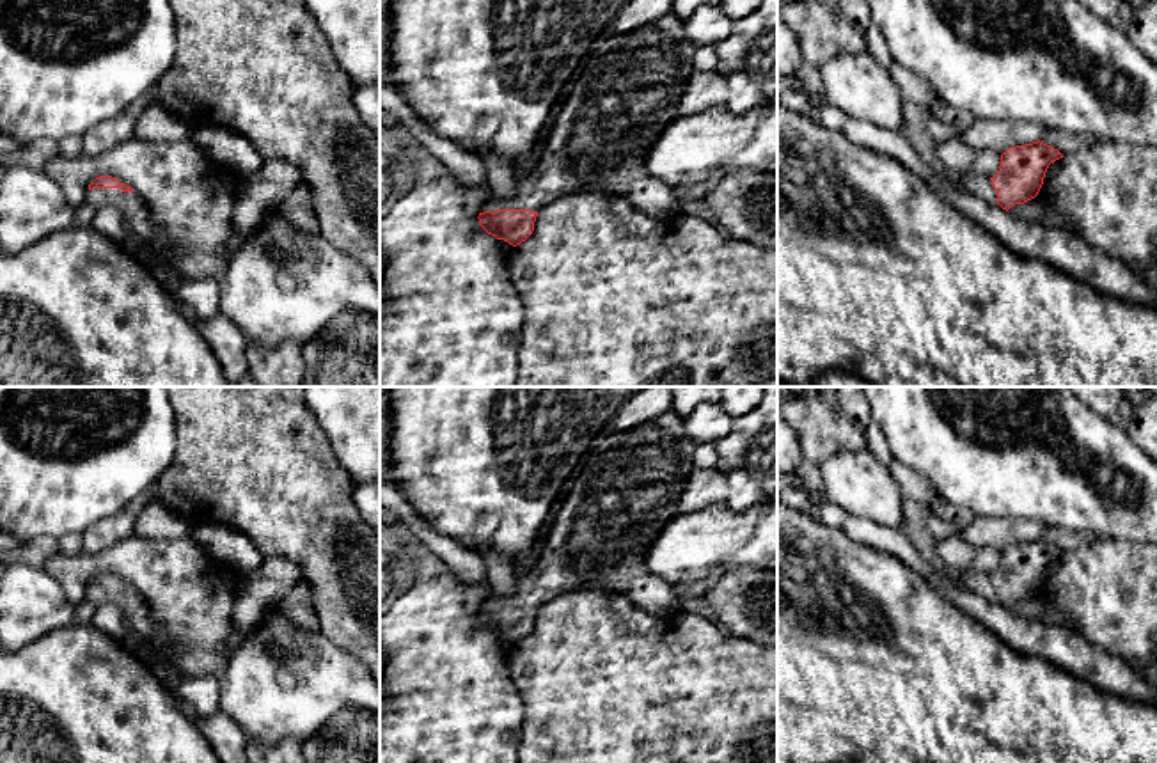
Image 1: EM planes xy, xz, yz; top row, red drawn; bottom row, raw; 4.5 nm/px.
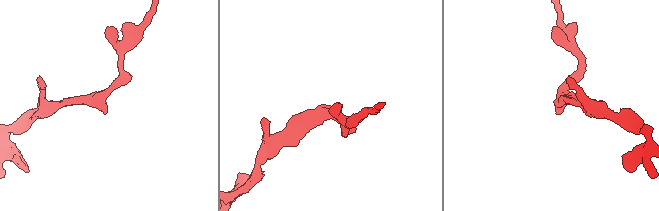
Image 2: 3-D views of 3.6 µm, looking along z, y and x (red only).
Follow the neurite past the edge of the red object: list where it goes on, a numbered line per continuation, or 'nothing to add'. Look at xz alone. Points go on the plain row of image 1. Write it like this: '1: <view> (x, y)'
1: xz (627, 488)

